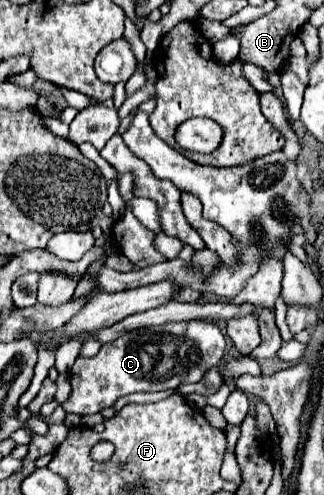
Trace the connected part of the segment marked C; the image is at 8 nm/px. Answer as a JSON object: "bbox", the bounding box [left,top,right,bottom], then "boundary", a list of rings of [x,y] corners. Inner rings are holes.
{"bbox":[61,320,225,416],"boundary":[[[195,320],[195,322],[169,322],[159,326],[159,330],[133,330],[131,334],[123,334],[115,342],[103,344],[101,350],[91,358],[77,358],[71,368],[71,396],[61,404],[67,414],[87,416],[97,414],[103,408],[109,408],[115,404],[117,398],[133,394],[133,392],[157,392],[167,388],[177,388],[181,384],[199,382],[203,374],[211,366],[219,366],[225,352],[225,336],[217,328],[217,324],[207,320]]]}

